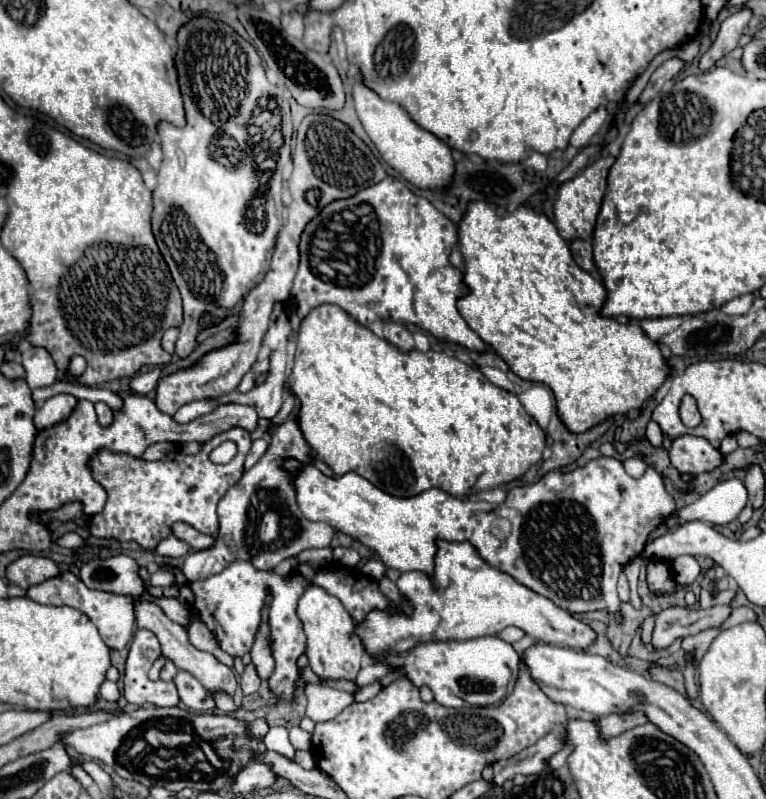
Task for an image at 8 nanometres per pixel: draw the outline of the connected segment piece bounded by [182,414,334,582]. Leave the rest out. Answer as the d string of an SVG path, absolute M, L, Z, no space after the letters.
M296 414L288 422L280 424L270 438L270 448L262 460L244 472L240 482L228 490L218 502L218 536L212 548L190 552L184 560L182 572L190 582L206 580L208 576L220 574L234 560L254 562L256 570L272 570L284 558L296 556L308 548L330 546L334 529L326 522L308 522L302 518L296 506L296 492L292 486L292 476L282 468L284 458L296 458L310 464L314 452L306 444Z

